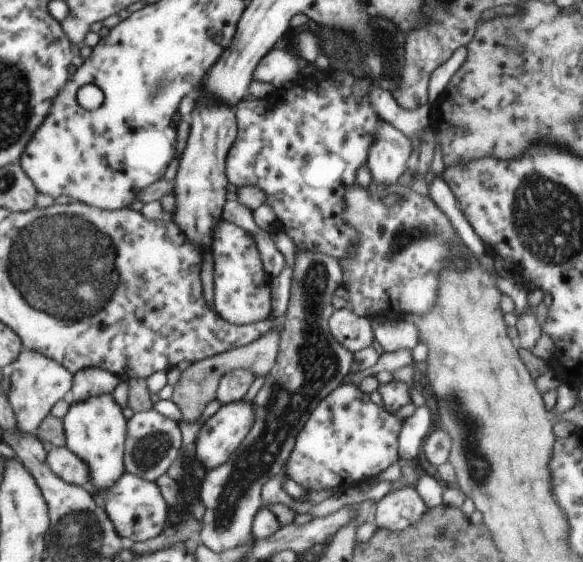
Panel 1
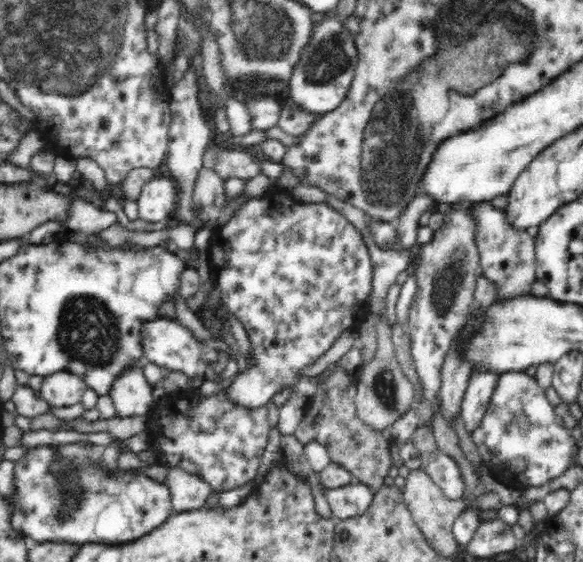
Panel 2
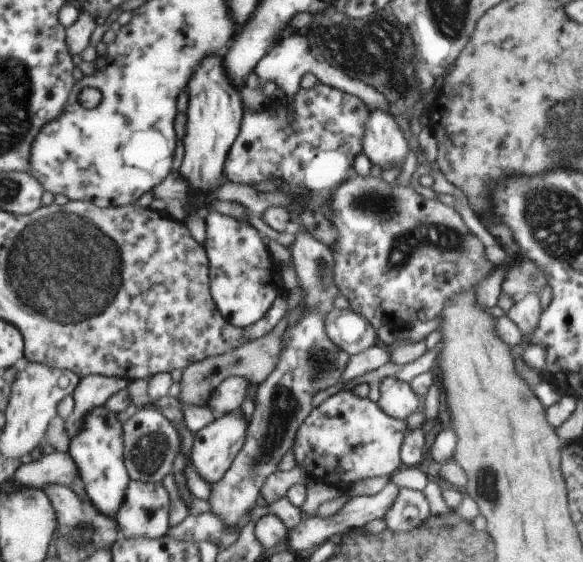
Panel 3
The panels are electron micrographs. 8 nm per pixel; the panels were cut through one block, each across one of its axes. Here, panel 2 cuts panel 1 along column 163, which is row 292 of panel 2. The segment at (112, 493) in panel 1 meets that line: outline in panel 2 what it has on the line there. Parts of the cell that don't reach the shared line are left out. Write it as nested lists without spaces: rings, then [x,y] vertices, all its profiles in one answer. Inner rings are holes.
[[[491,201],[470,204],[438,202],[436,210],[444,214],[459,205],[470,209],[470,215],[476,219],[477,250],[481,254],[479,264],[482,267],[482,274],[486,275],[489,282],[493,282],[497,286],[495,298],[499,301],[514,295],[530,294],[532,282],[536,280],[534,231],[512,227],[510,221],[506,219],[505,213],[501,209],[496,209]]]

